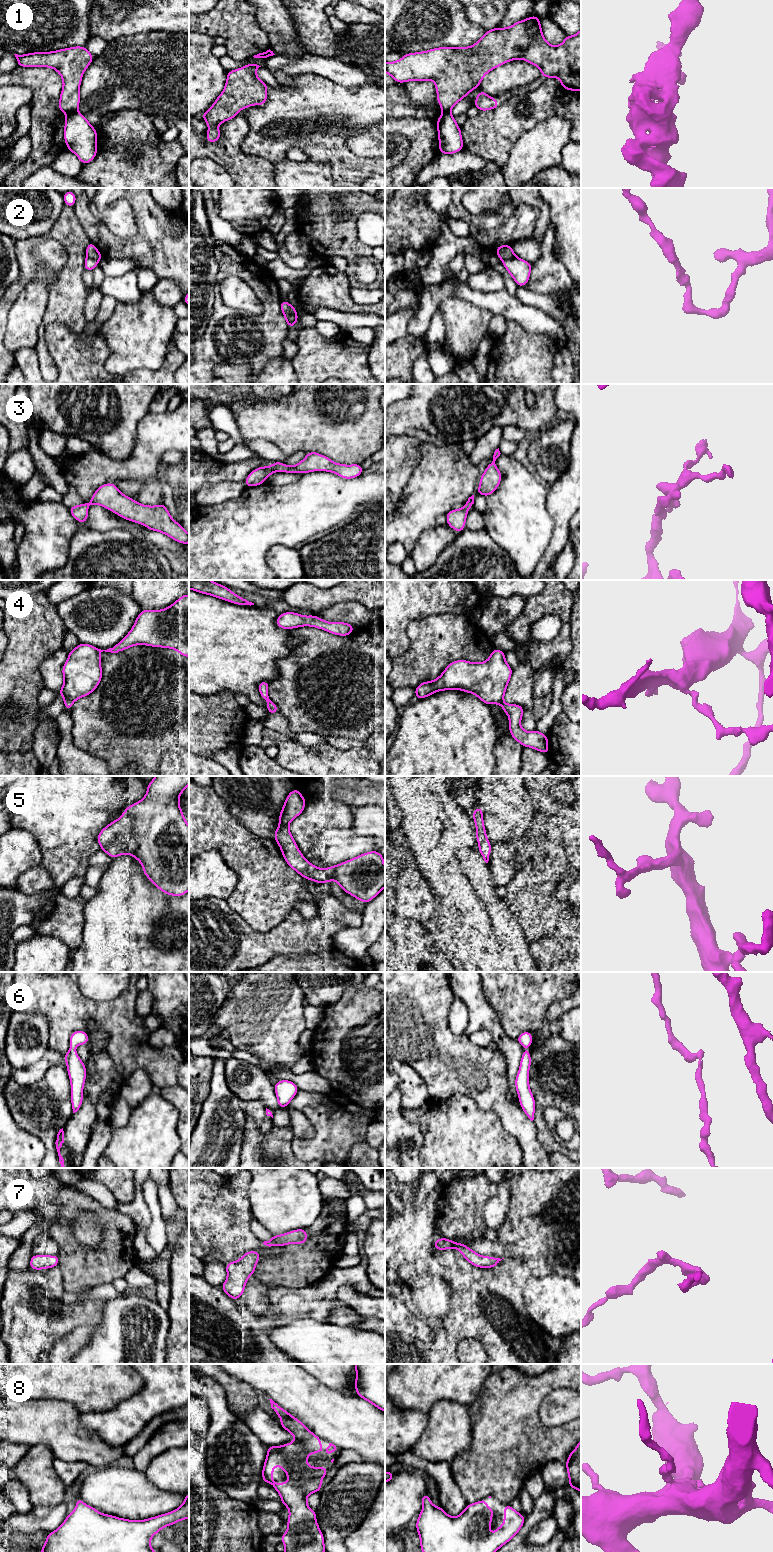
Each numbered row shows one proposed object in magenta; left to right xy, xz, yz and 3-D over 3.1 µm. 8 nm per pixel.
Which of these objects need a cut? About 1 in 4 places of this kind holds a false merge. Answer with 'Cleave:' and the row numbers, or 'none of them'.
Cleave: 1, 2

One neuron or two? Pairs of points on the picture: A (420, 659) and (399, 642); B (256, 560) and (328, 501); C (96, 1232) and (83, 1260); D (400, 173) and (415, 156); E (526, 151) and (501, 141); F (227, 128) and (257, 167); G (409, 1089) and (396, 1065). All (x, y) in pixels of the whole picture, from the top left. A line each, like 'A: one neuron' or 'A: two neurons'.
A: two neurons
B: one neuron
C: two neurons
D: one neuron
E: two neurons
F: one neuron
G: one neuron

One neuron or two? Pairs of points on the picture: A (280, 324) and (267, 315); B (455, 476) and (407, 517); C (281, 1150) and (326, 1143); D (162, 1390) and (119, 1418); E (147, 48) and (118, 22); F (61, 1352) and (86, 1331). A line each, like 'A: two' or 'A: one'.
A: one
B: one
C: two
D: one
E: two
F: one

